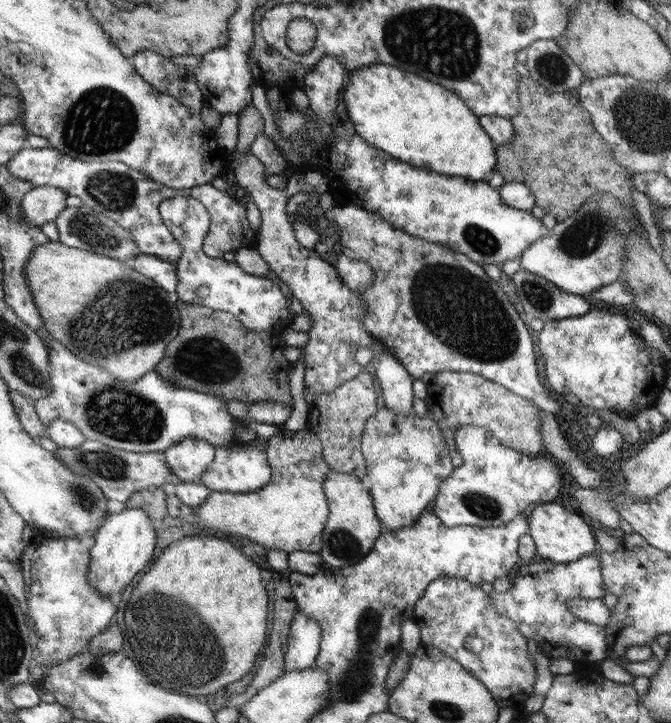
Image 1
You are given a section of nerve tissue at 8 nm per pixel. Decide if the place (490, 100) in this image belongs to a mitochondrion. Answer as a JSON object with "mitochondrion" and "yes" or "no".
{"mitochondrion":"no"}

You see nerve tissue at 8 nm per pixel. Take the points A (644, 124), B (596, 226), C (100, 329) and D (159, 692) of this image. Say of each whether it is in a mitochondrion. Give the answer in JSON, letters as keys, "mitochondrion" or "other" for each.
{"A":"mitochondrion","B":"mitochondrion","C":"mitochondrion","D":"mitochondrion"}

